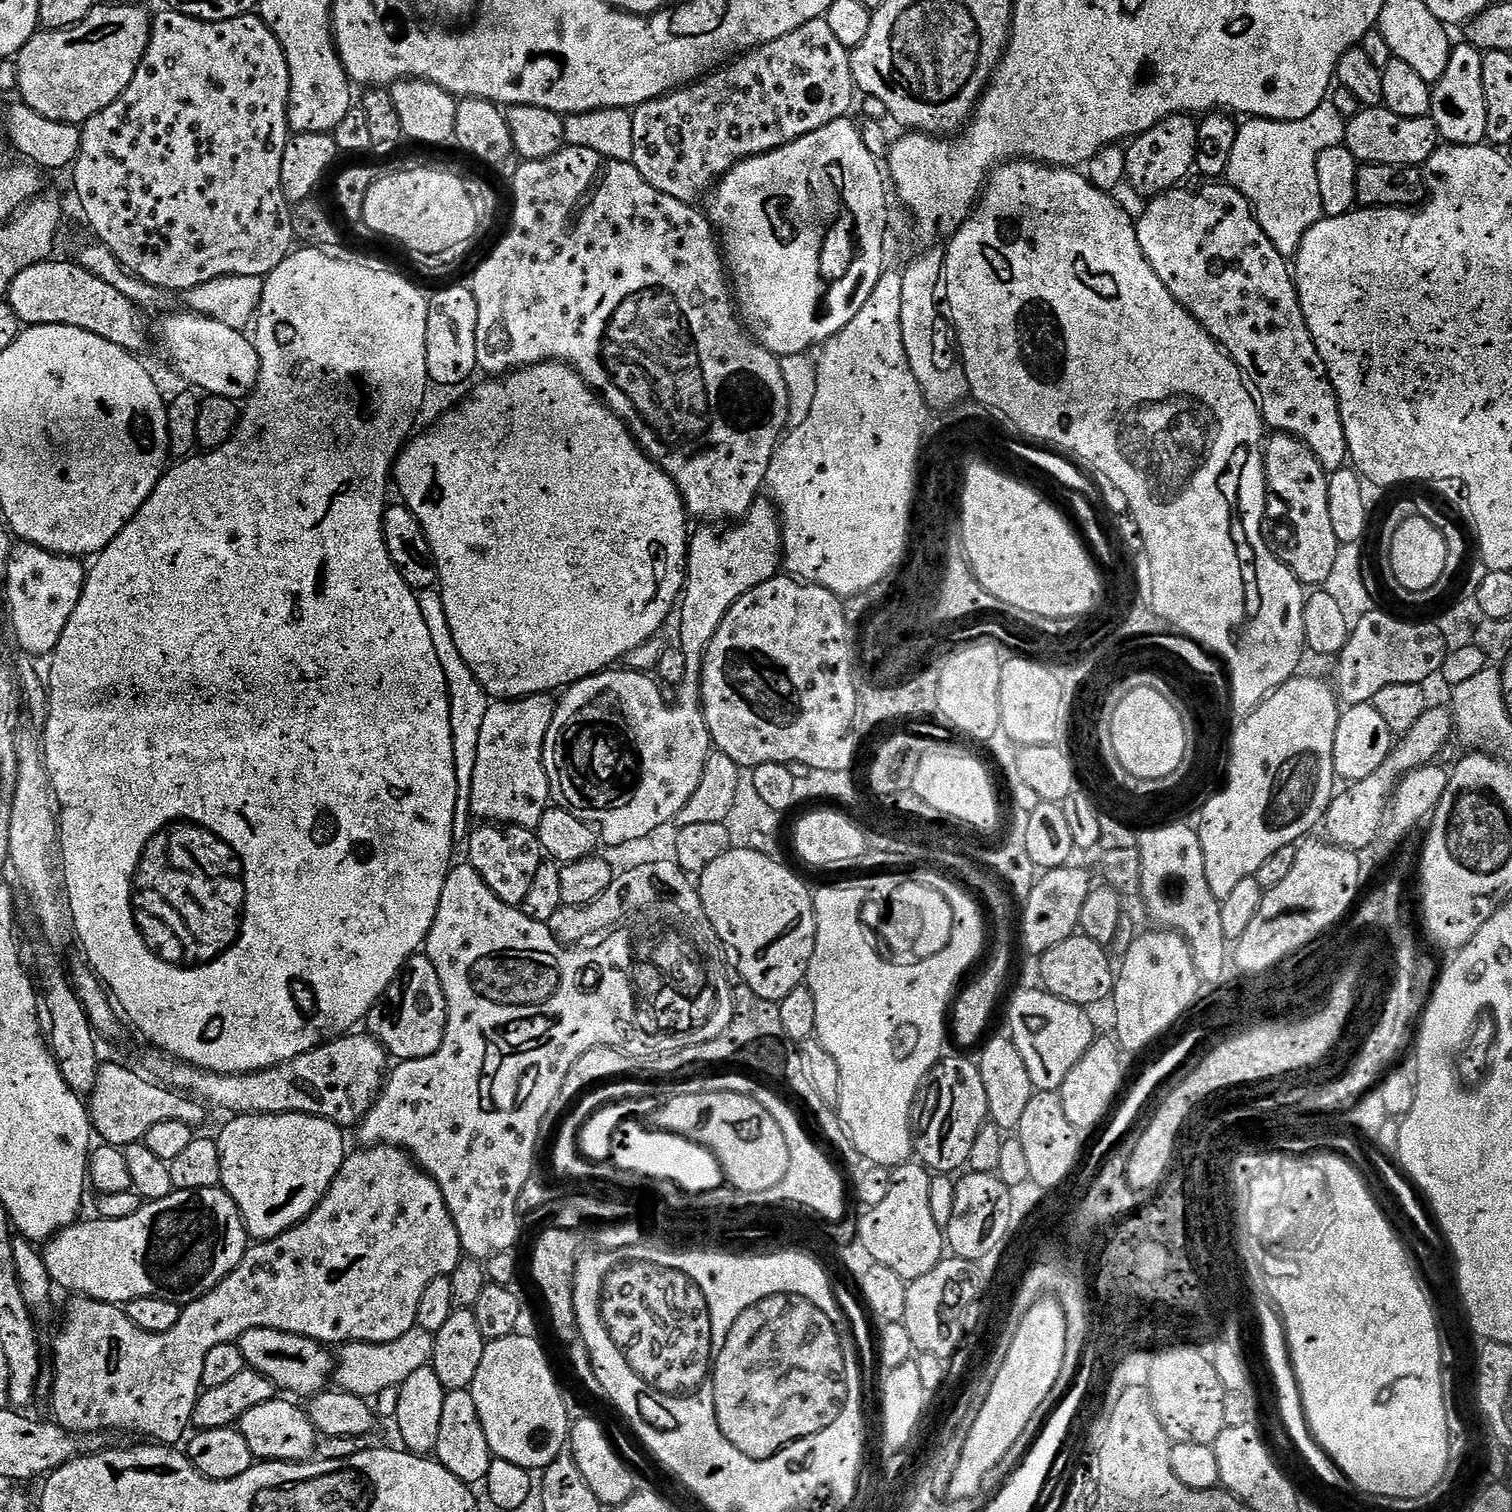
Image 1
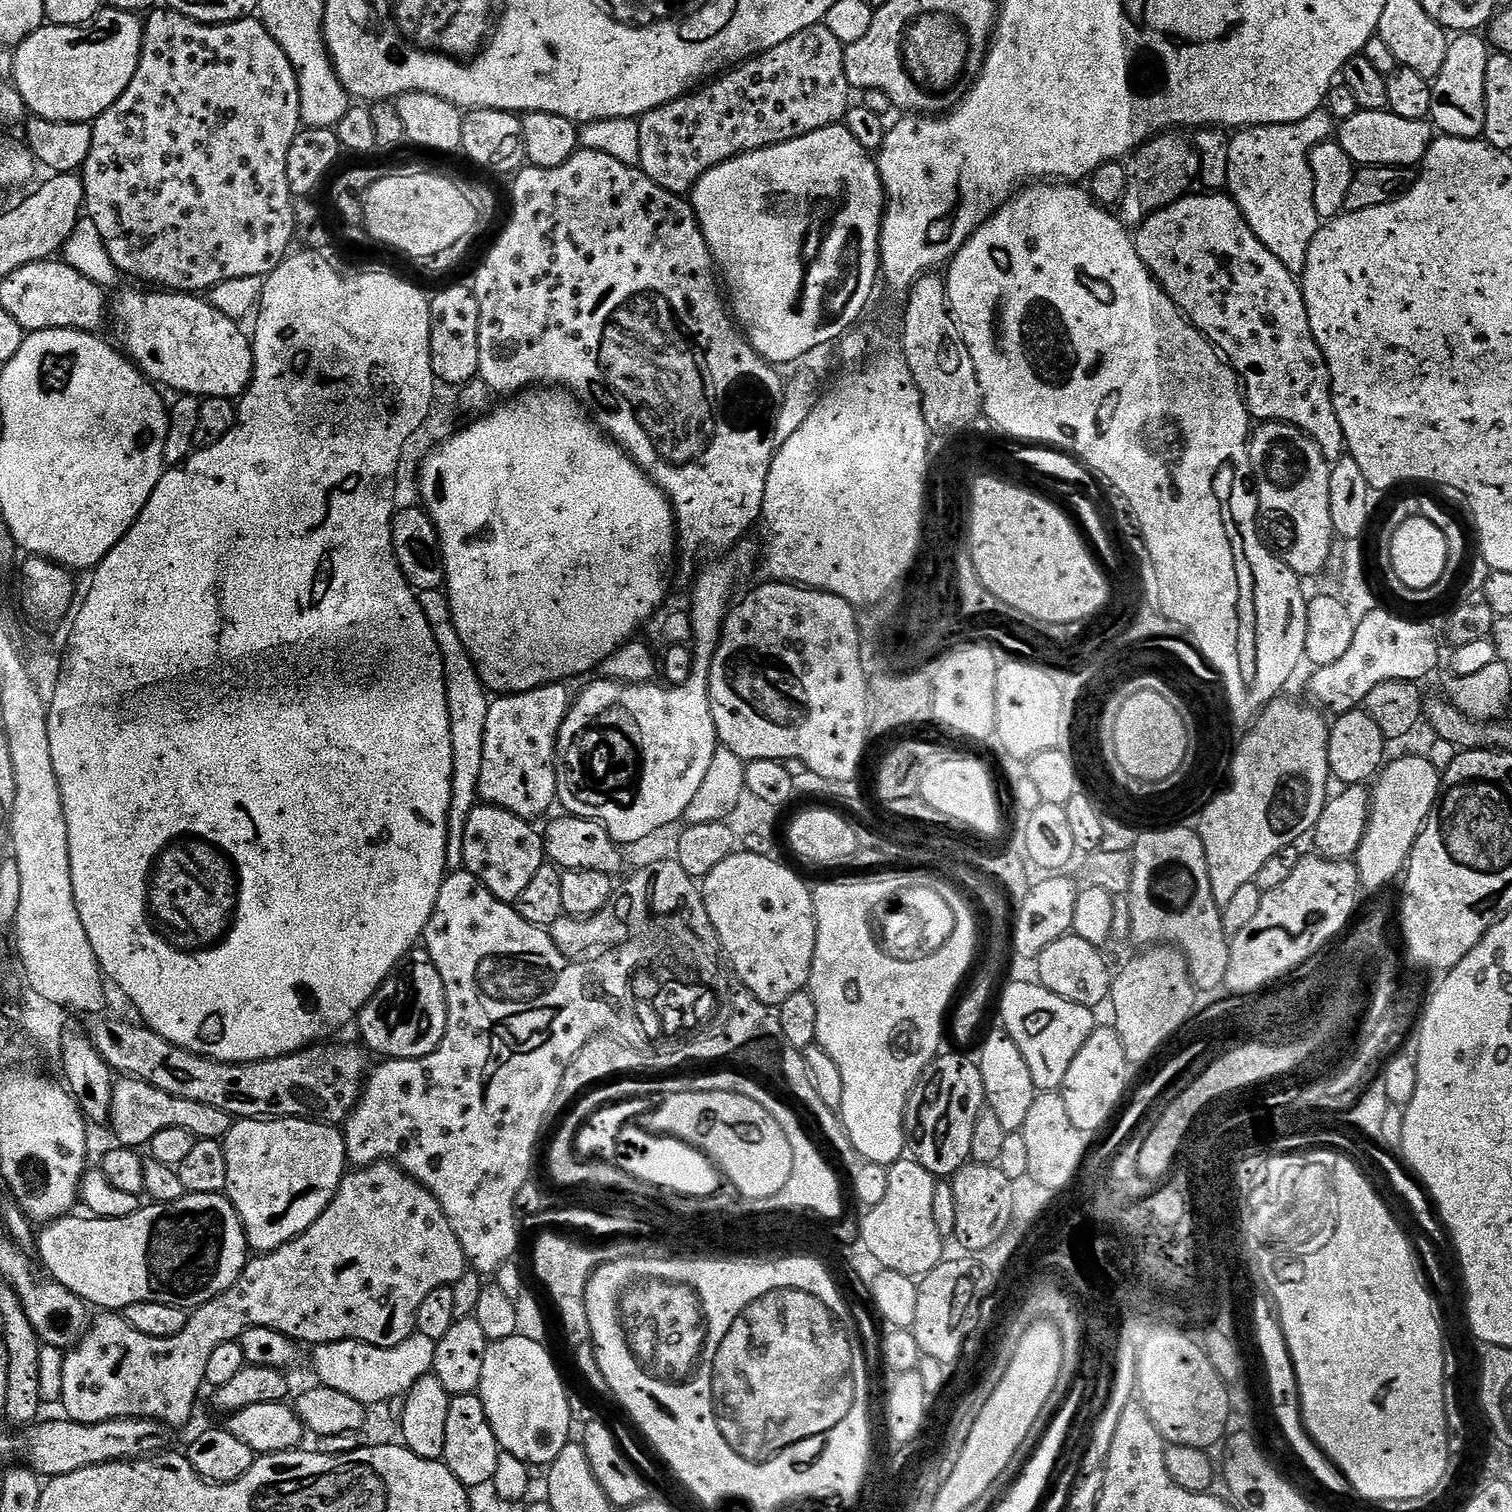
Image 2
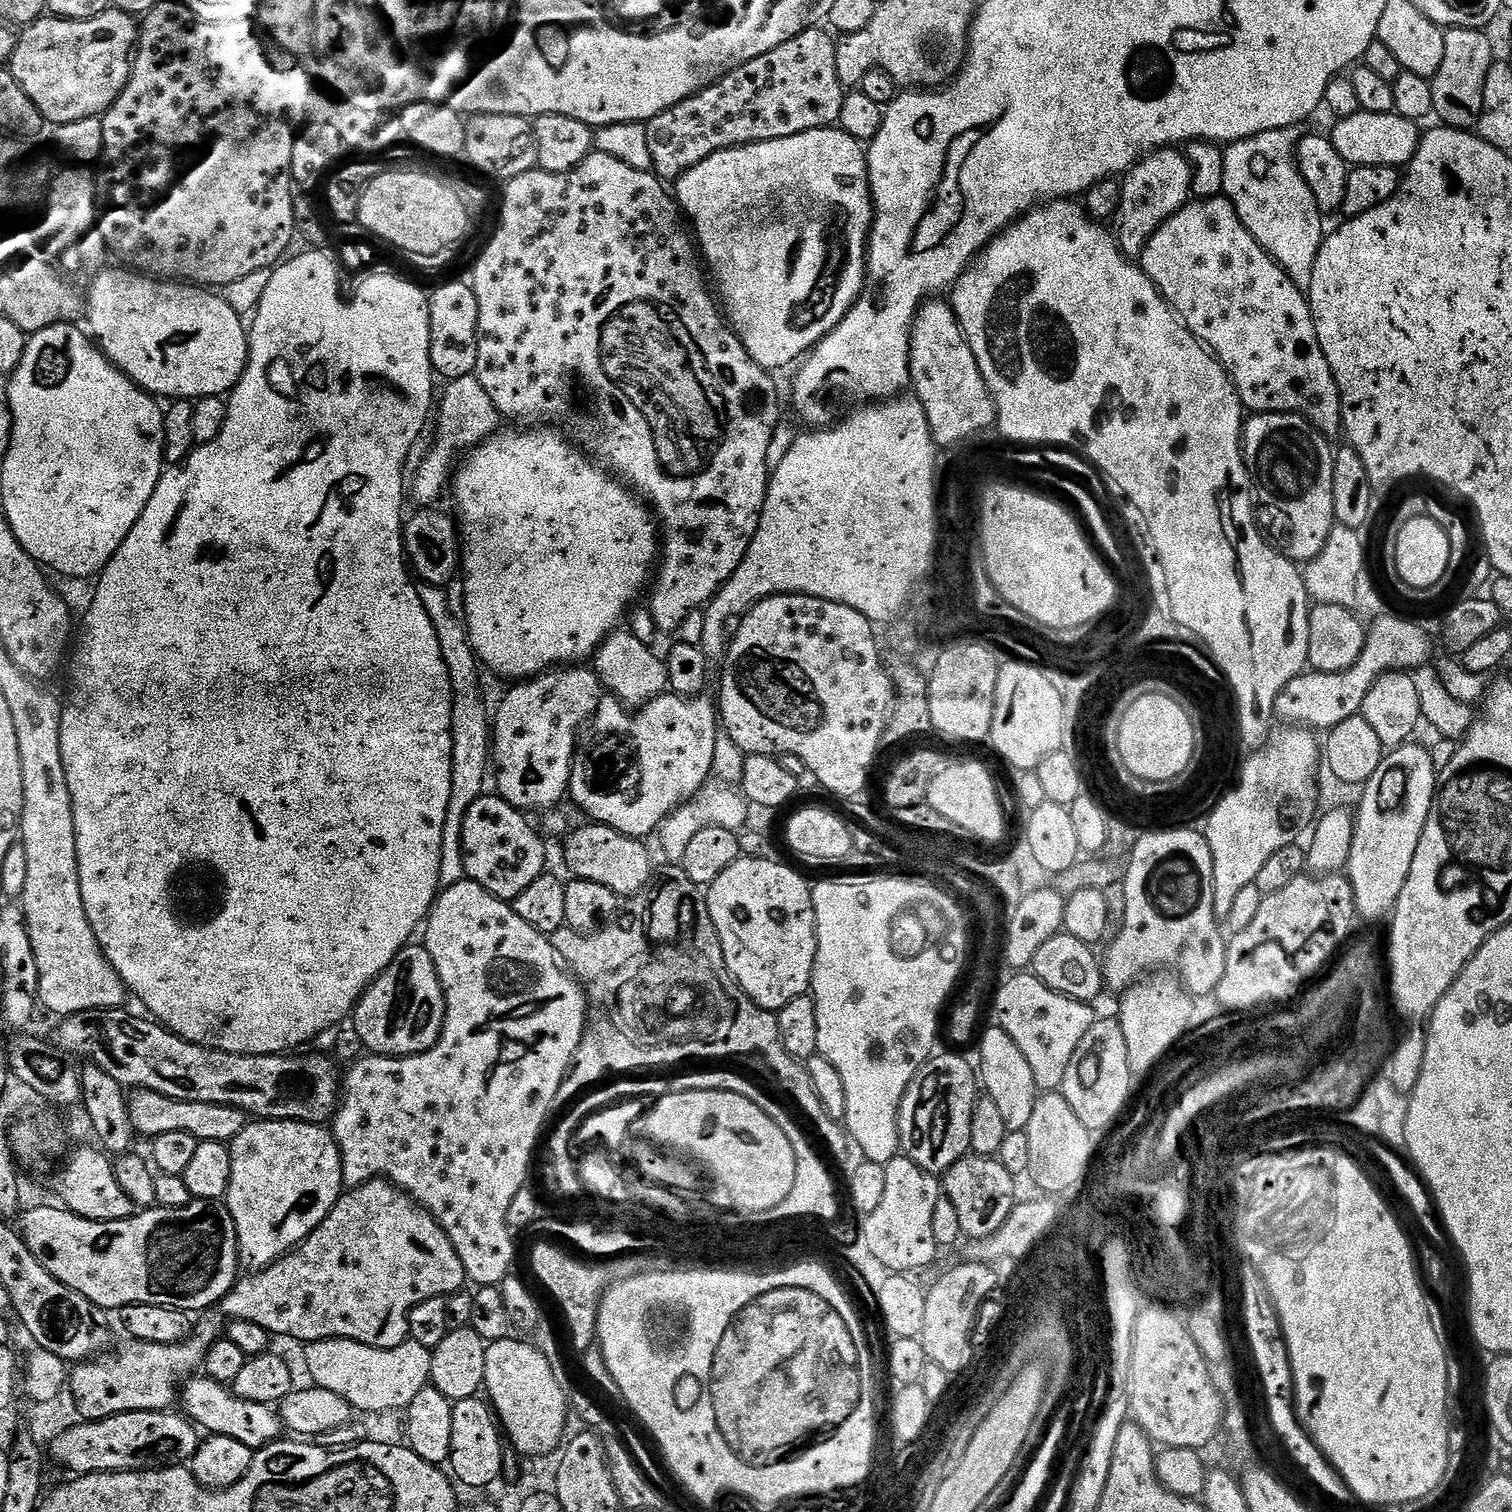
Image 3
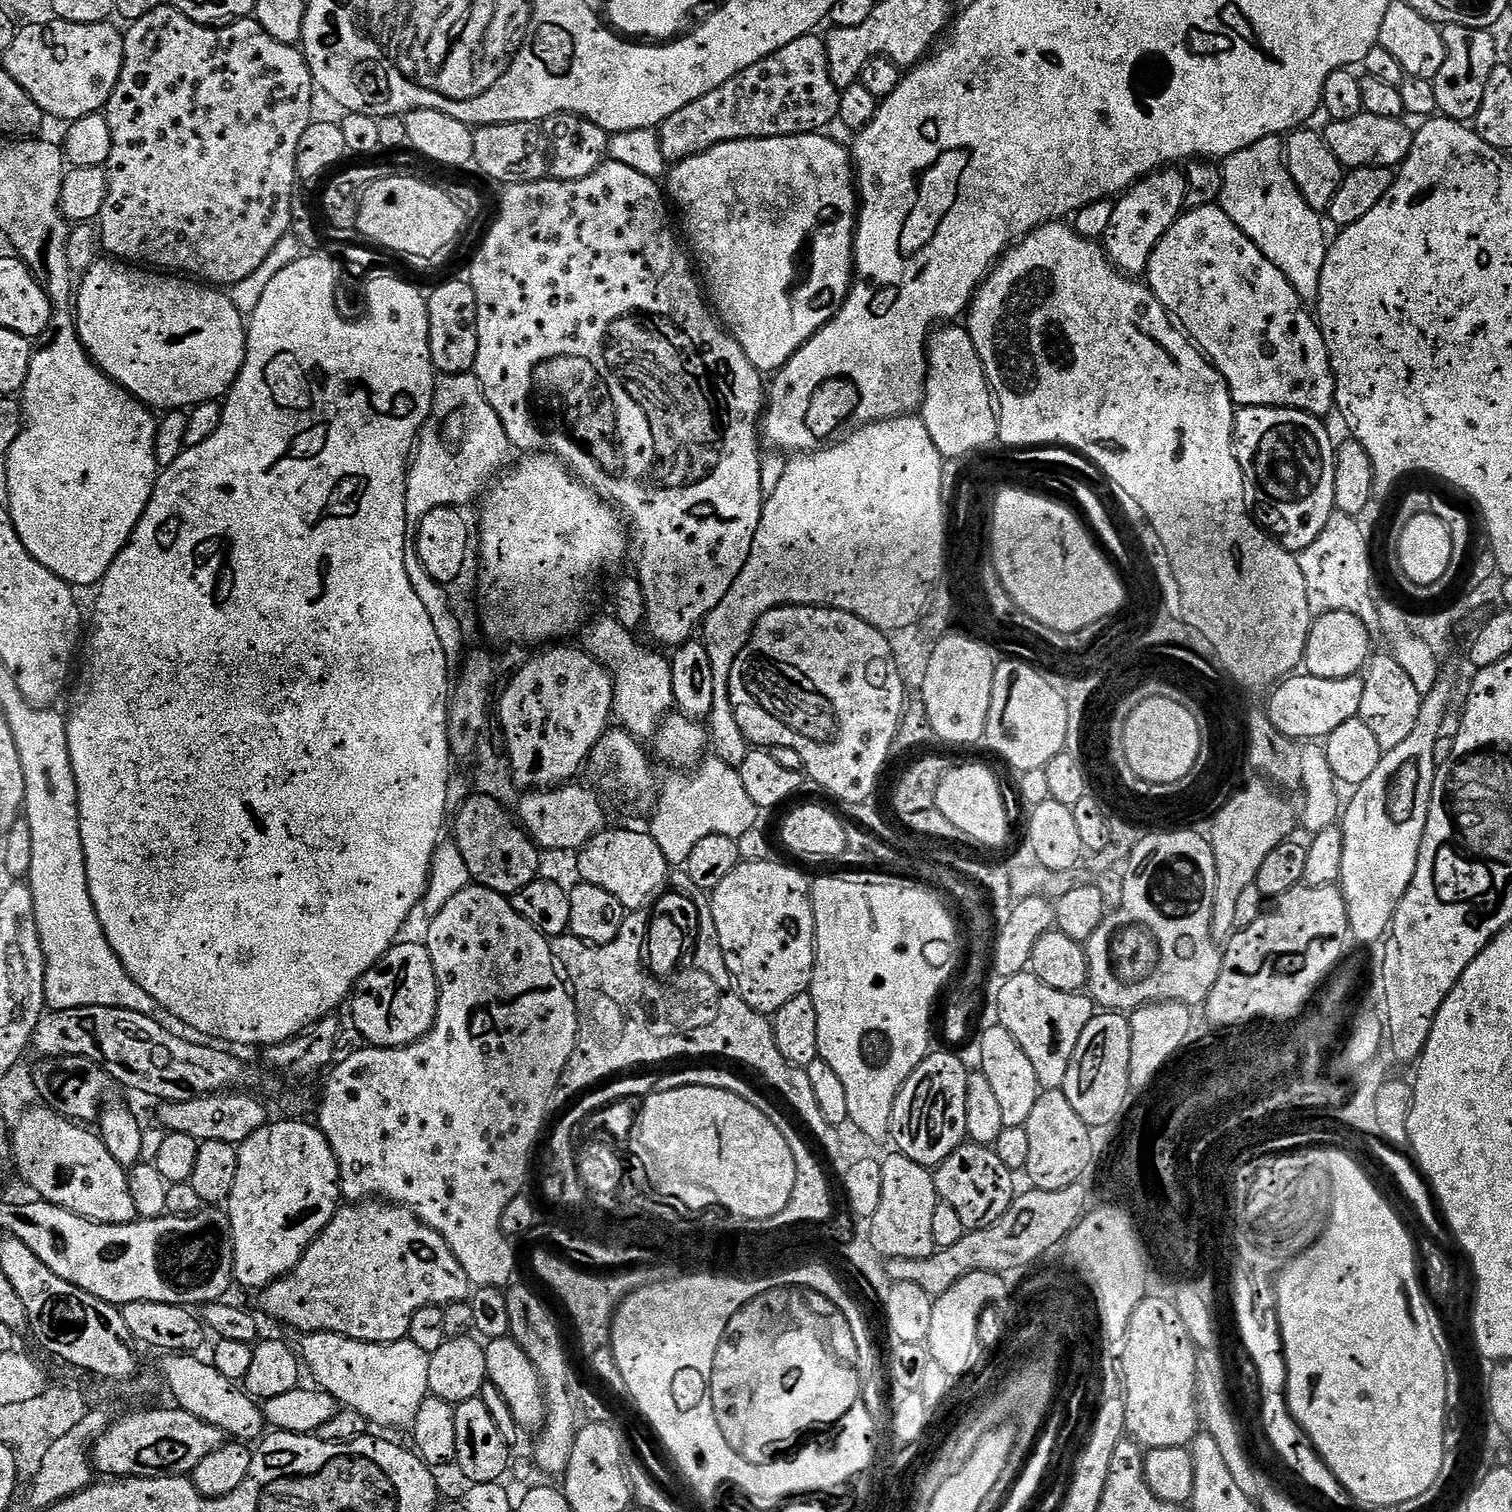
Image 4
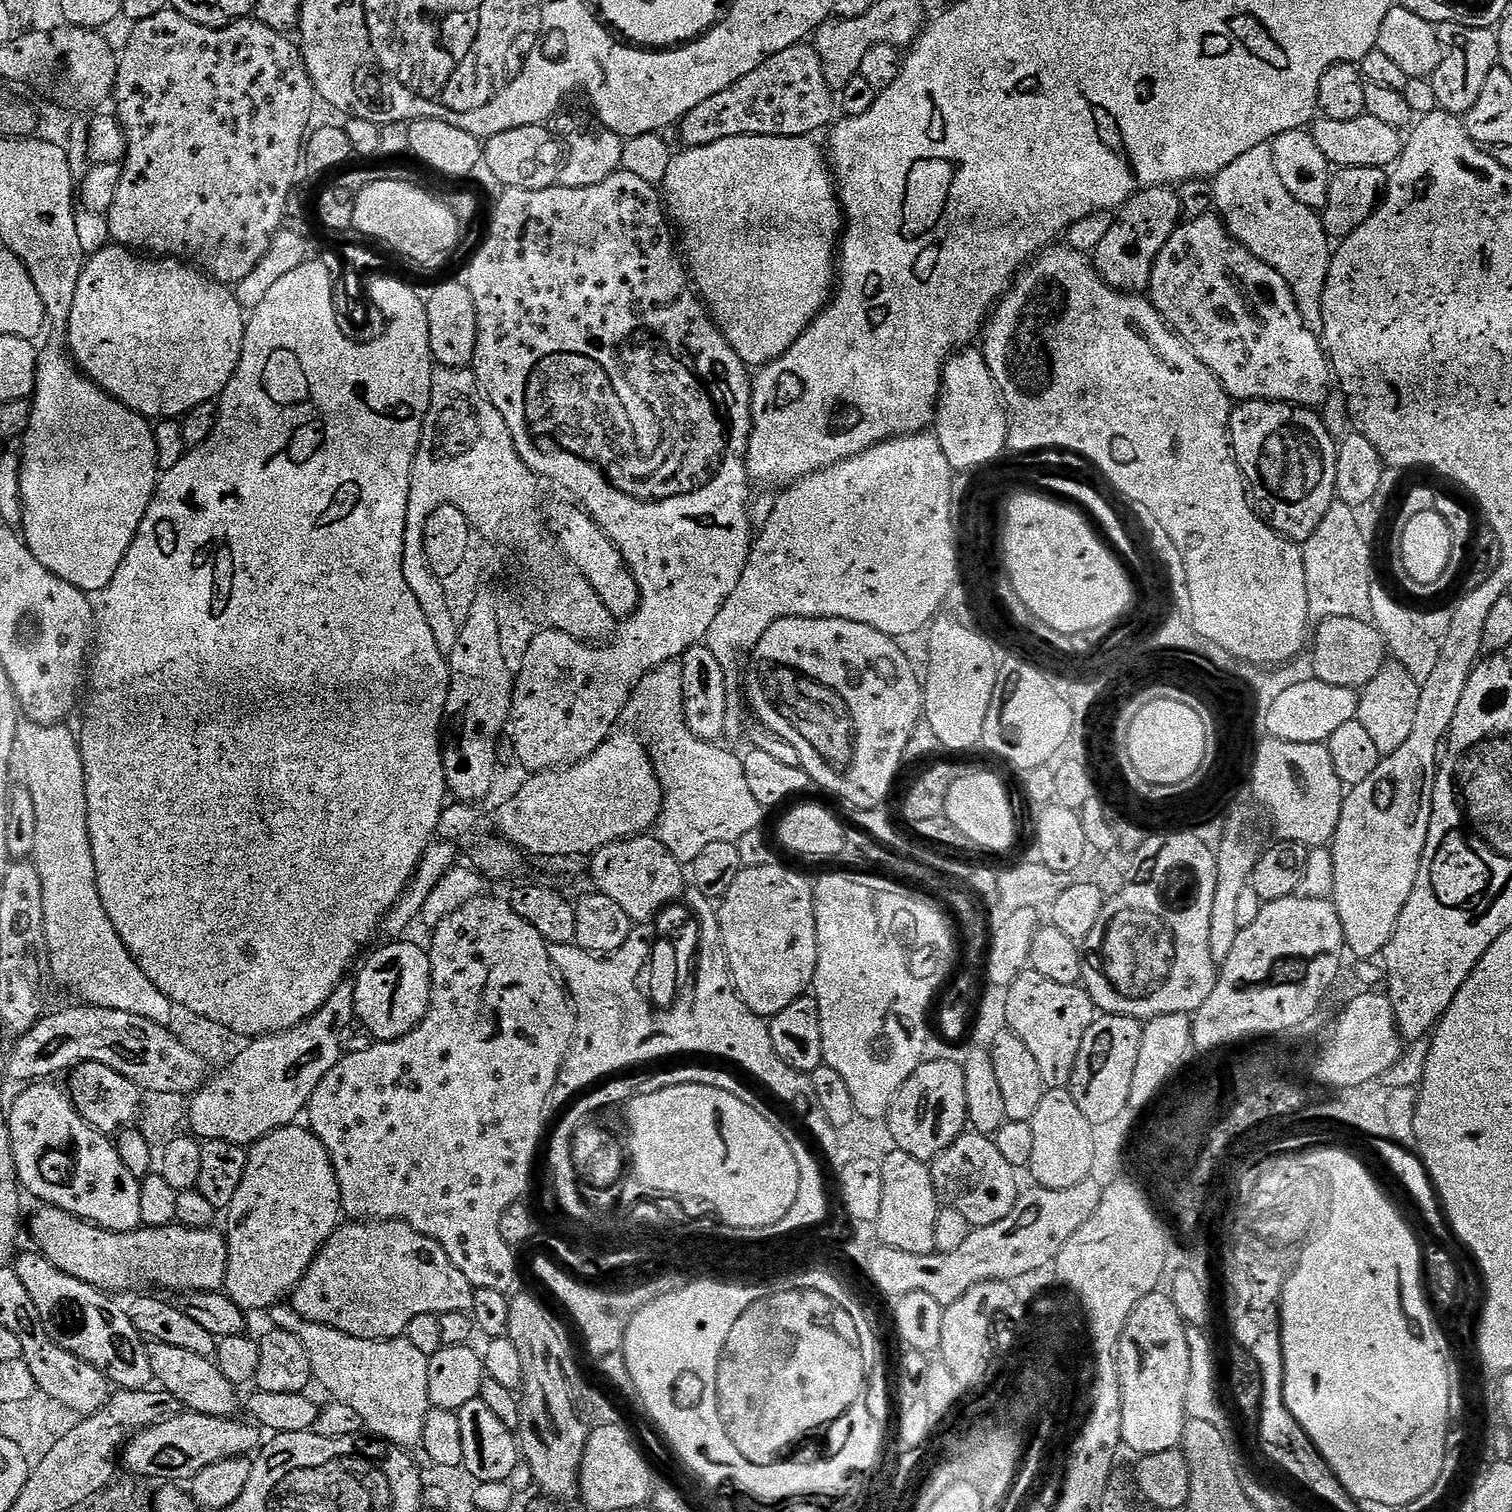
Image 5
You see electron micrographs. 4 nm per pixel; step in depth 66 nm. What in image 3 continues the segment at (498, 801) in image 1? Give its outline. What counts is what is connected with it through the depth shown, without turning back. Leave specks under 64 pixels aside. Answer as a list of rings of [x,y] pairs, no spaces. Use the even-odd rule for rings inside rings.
[[[561,666],[553,671],[544,672],[540,676],[533,676],[531,680],[516,682],[511,685],[512,688],[504,696],[504,701],[500,704],[500,709],[495,709],[494,723],[490,728],[490,752],[494,757],[494,784],[496,780],[495,791],[498,795],[510,804],[510,806],[519,809],[524,814],[530,812],[540,812],[543,808],[552,808],[560,799],[565,799],[568,796],[568,783],[570,782],[570,774],[572,773],[572,757],[576,755],[578,747],[578,736],[576,740],[576,731],[580,727],[583,729],[585,725],[591,721],[596,715],[596,708],[600,705],[602,699],[602,685],[599,677],[591,667],[588,666]]]

